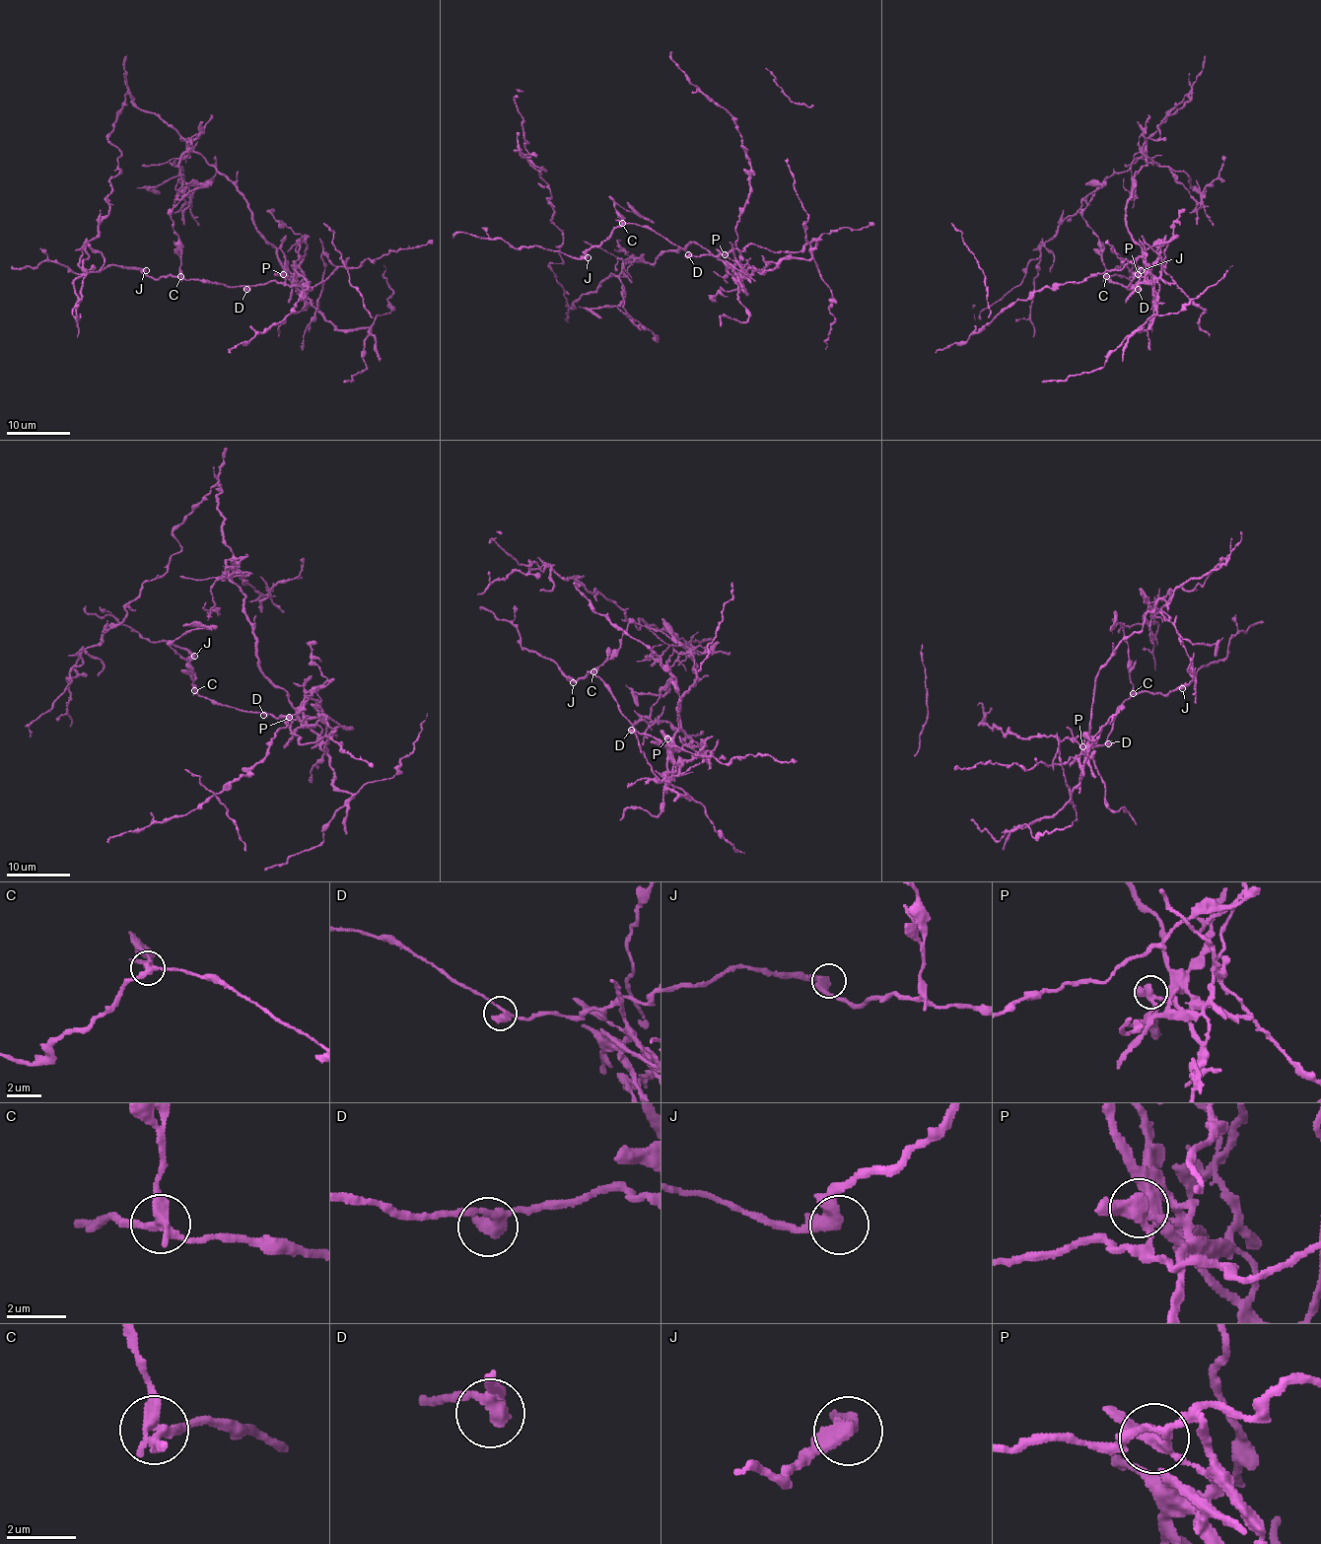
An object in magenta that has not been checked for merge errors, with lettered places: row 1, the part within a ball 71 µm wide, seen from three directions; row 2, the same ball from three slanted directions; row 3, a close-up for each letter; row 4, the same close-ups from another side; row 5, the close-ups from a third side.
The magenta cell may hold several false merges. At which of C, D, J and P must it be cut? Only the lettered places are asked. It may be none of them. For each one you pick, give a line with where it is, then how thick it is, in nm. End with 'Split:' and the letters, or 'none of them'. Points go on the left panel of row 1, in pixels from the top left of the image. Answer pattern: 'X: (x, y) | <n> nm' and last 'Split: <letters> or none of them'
C: (180, 276) | 320 nm
P: (283, 274) | 320 nm
Split: C, P

